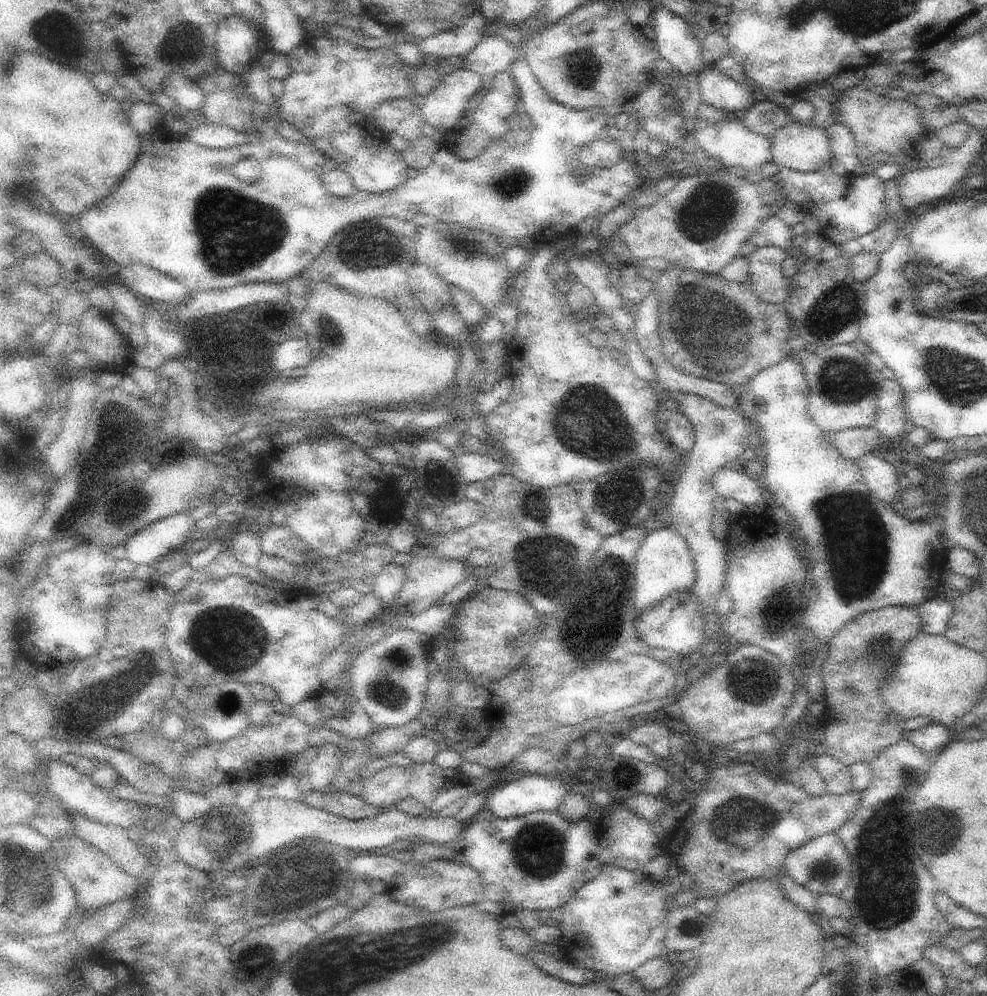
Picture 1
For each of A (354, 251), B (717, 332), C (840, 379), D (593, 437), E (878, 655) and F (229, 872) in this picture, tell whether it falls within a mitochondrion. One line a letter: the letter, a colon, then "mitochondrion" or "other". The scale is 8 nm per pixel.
A: mitochondrion
B: mitochondrion
C: mitochondrion
D: mitochondrion
E: mitochondrion
F: other

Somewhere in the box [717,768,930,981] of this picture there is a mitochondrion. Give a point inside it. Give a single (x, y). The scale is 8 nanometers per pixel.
(829, 868)

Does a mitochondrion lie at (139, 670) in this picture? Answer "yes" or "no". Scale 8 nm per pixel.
yes

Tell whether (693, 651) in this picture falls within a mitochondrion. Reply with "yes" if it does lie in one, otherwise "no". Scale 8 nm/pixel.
no

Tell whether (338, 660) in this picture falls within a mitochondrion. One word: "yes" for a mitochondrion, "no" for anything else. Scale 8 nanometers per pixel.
no

